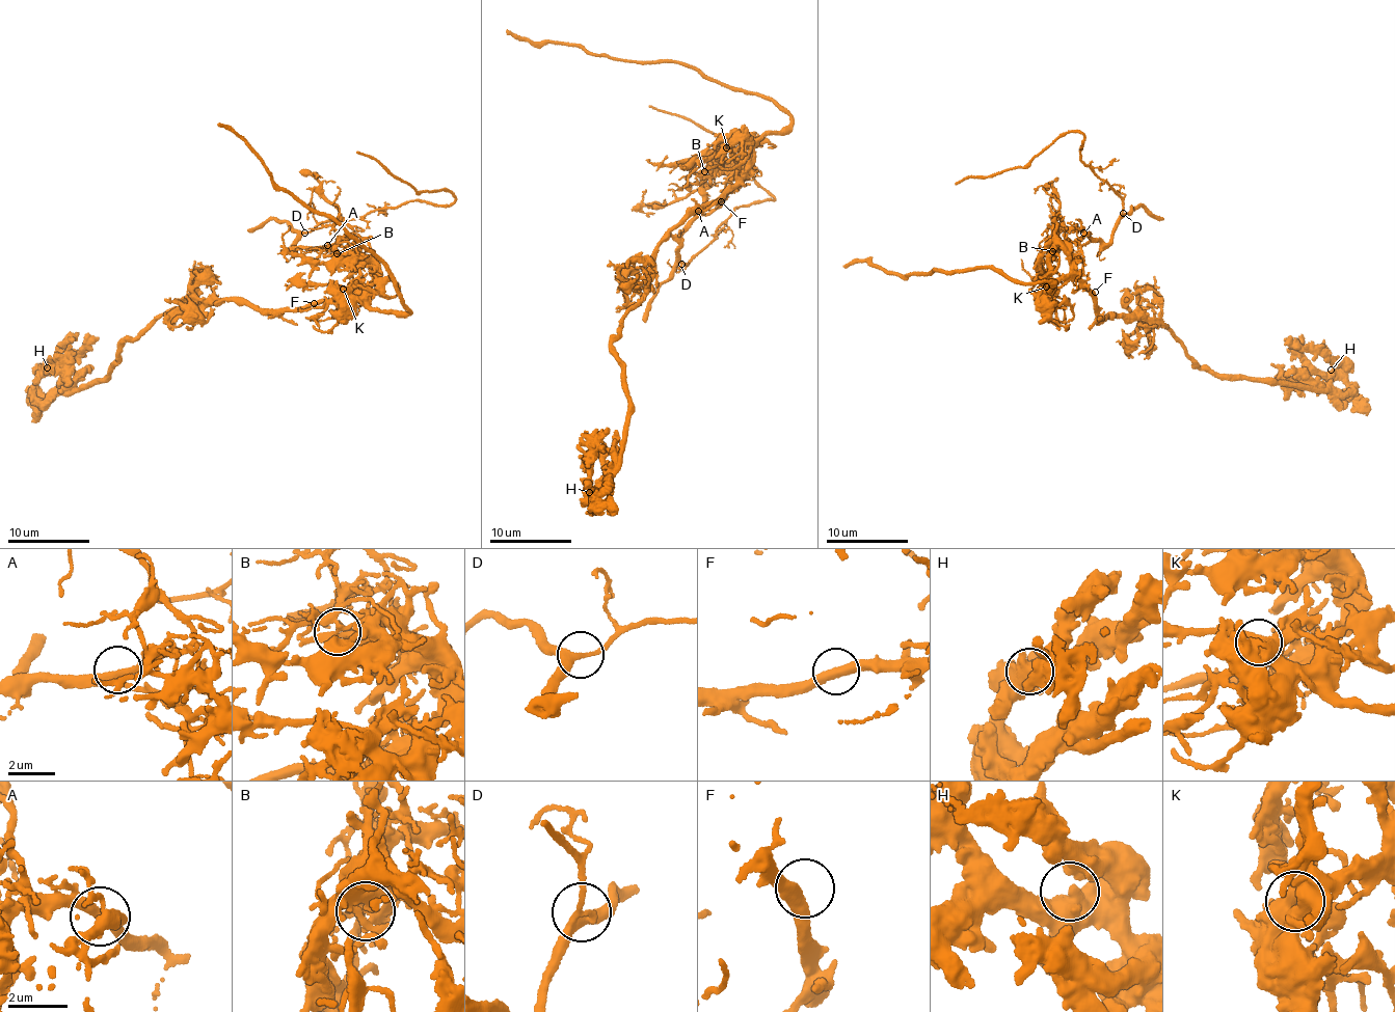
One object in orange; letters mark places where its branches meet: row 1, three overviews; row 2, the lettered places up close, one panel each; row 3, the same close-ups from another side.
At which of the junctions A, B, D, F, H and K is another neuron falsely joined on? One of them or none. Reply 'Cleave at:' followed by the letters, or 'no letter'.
Cleave at: B

